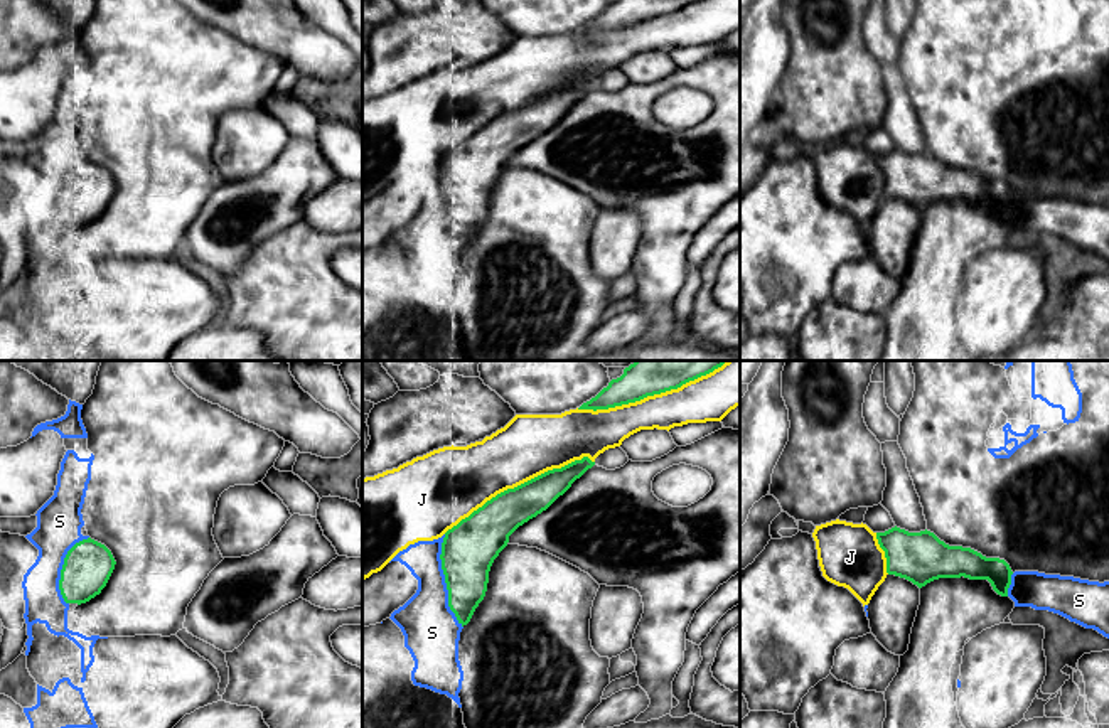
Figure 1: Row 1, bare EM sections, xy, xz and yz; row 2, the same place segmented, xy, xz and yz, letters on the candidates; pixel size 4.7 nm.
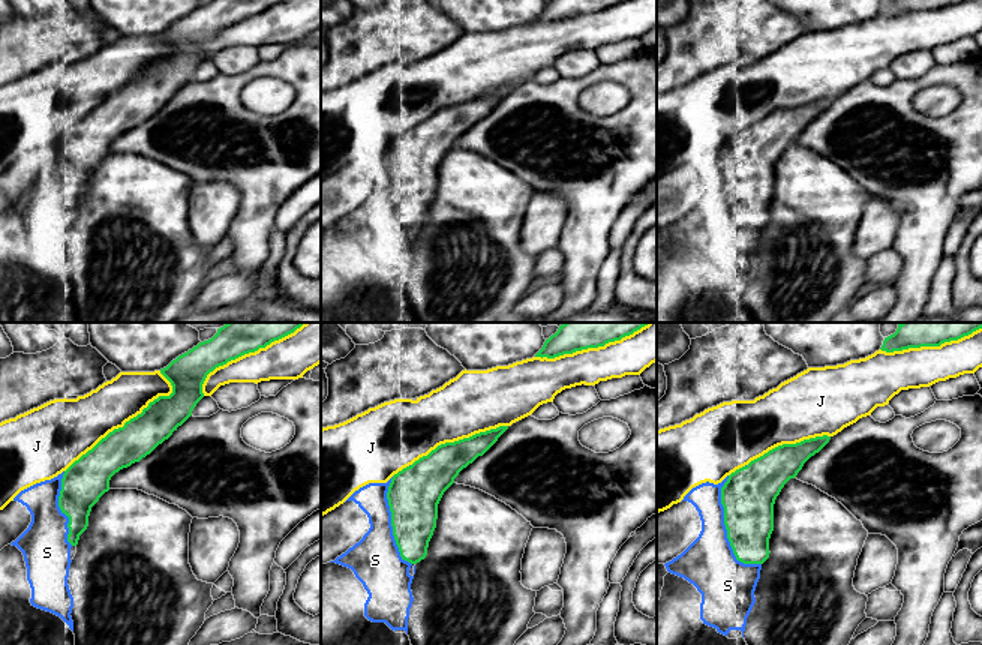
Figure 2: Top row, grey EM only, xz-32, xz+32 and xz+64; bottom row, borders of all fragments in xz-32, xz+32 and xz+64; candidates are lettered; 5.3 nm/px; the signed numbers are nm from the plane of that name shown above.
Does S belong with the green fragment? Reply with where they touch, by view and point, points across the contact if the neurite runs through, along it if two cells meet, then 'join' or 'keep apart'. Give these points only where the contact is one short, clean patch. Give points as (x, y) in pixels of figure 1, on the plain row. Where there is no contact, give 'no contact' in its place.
xz (445, 204) | join

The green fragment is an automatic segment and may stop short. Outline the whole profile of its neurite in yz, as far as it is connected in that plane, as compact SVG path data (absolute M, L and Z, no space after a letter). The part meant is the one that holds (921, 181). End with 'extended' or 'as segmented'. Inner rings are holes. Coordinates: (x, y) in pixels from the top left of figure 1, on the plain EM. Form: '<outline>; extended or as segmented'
M892 150L876 155L880 170L885 174L887 195L905 201L919 211L939 201L988 202L1001 219L1010 219L1015 229L1031 229L1058 236L1085 251L1094 251L1109 261L1109 204L1089 204L1074 199L1045 197L1038 194L1011 194L1010 187L999 180L986 180L981 175L949 169L930 153L908 155Z; extended

